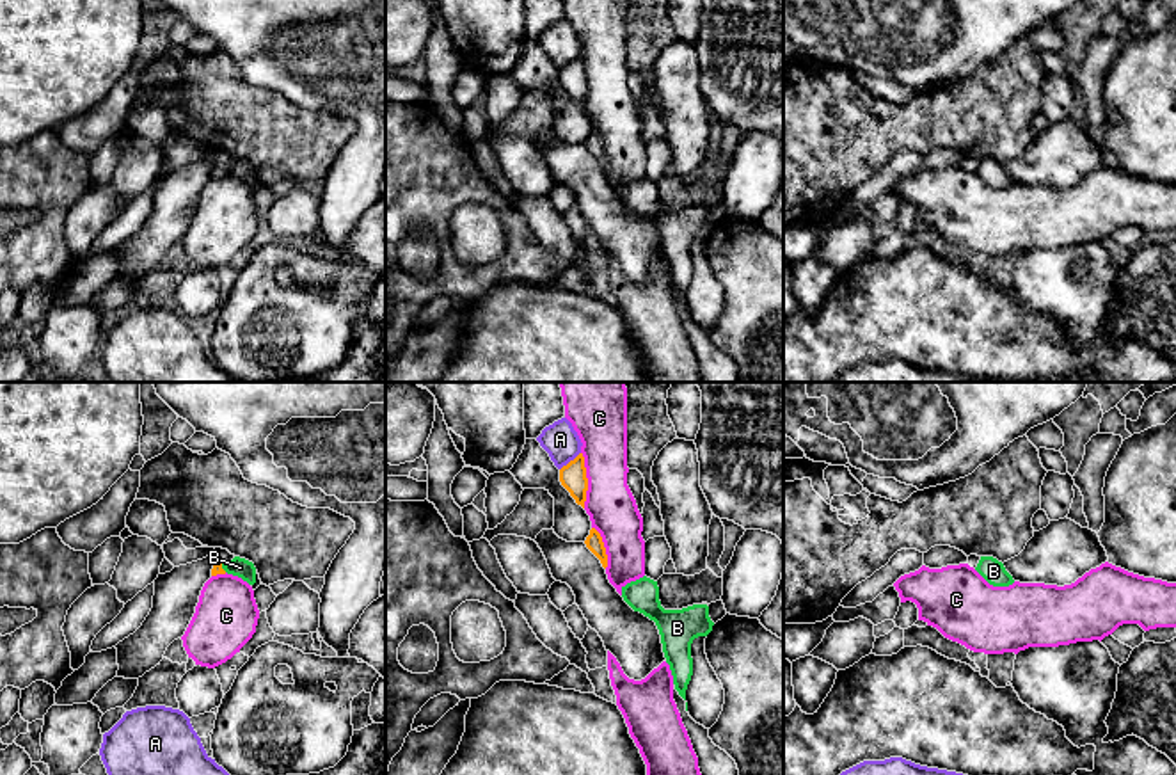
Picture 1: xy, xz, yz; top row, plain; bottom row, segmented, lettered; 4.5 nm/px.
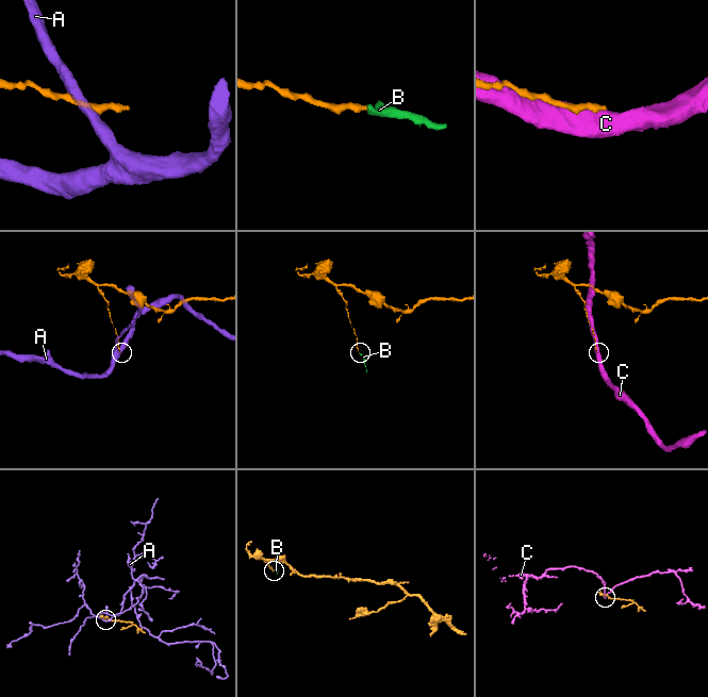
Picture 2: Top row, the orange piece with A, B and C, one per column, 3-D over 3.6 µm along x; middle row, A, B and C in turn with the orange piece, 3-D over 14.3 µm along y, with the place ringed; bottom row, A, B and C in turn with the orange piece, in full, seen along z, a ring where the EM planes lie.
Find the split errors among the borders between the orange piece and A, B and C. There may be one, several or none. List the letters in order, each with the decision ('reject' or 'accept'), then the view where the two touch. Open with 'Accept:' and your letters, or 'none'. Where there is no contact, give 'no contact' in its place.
Accept: B
A: reject; meets orange in xz
B: accept; meets orange in xy
C: reject; meets orange in xz

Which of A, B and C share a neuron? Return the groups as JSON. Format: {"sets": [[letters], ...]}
{"sets": [["A"], ["B"], ["C"]]}

